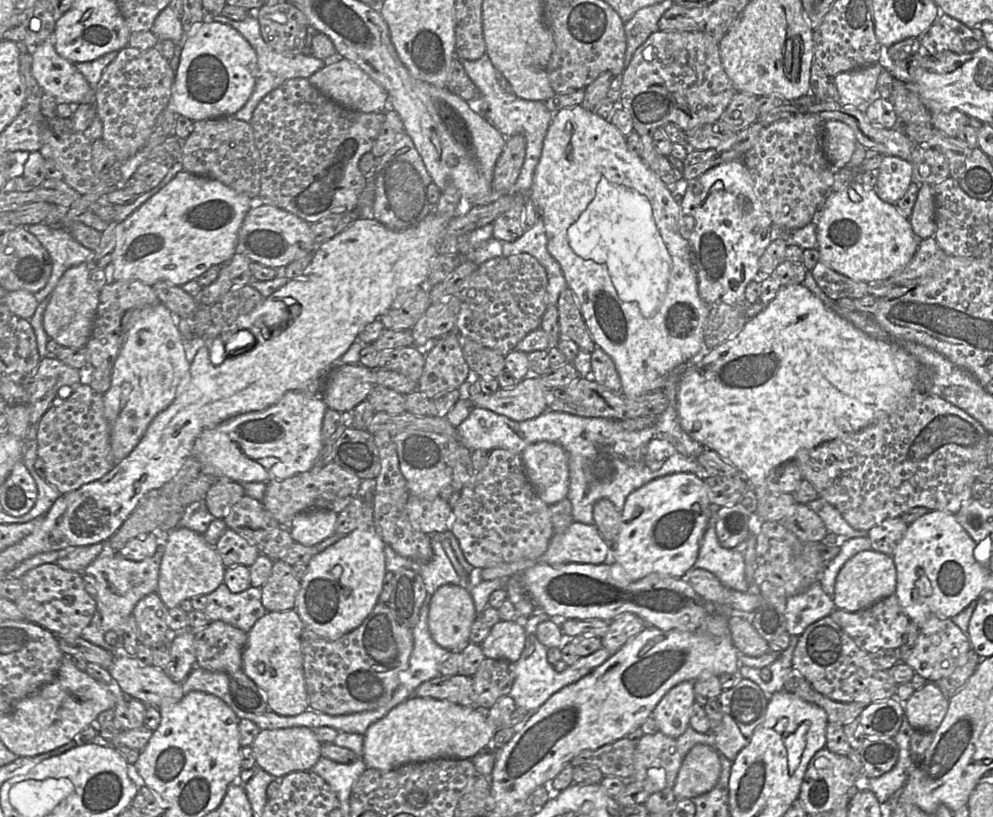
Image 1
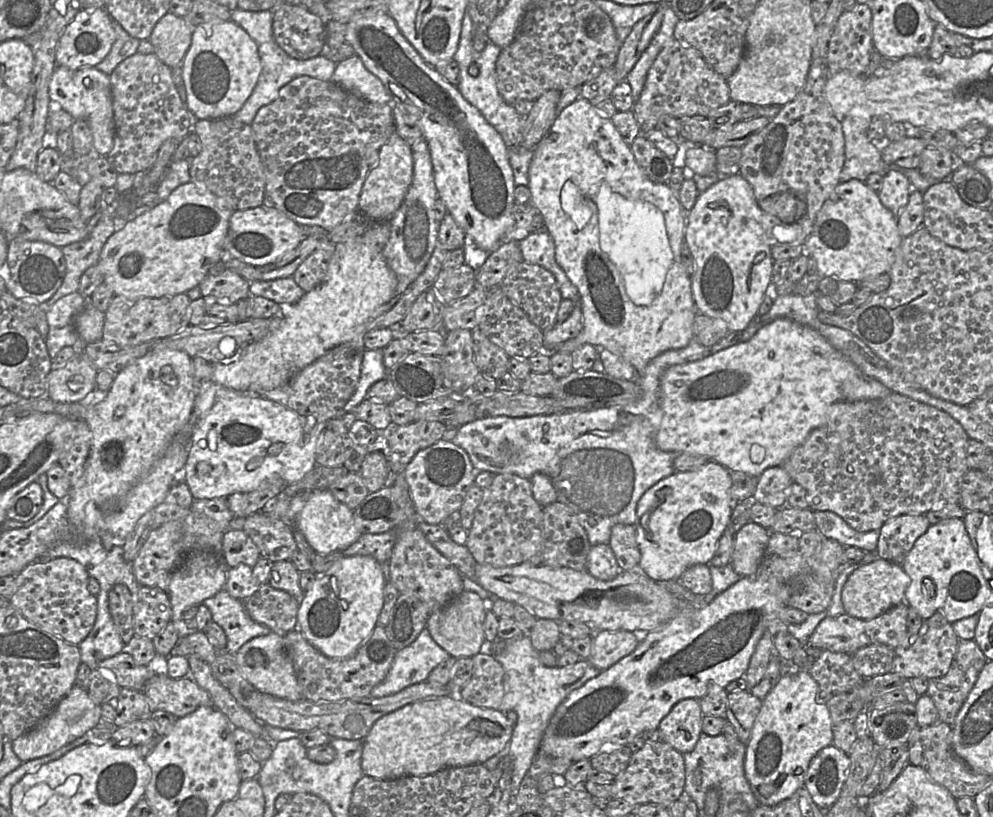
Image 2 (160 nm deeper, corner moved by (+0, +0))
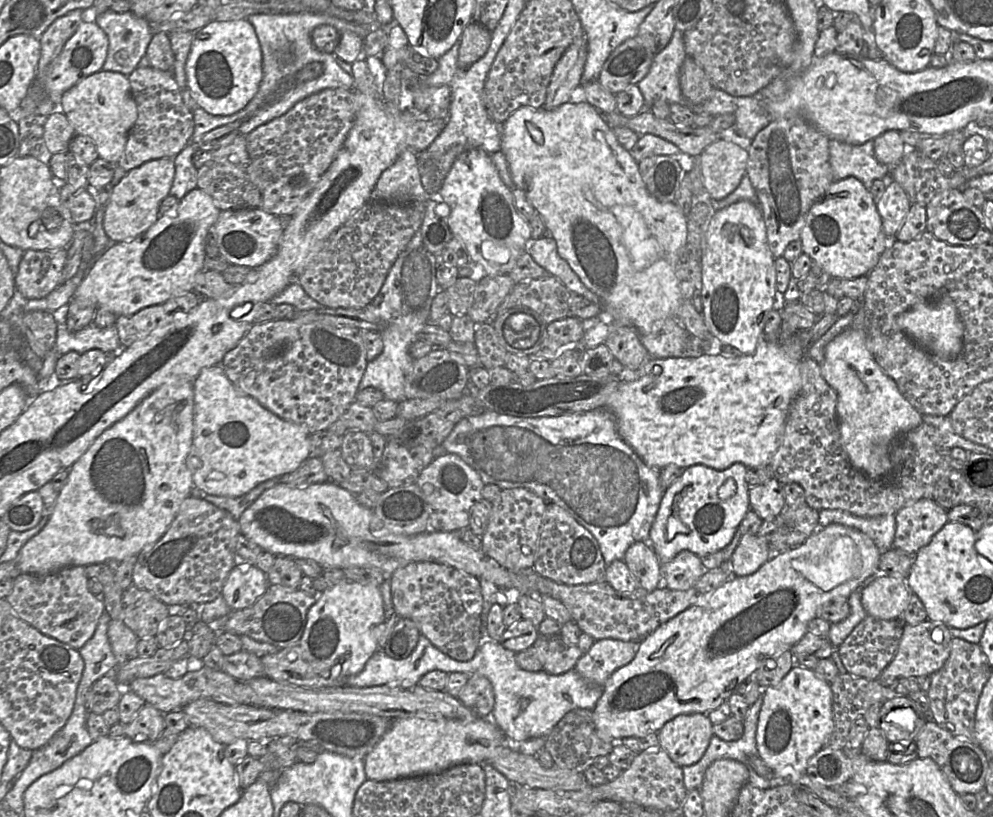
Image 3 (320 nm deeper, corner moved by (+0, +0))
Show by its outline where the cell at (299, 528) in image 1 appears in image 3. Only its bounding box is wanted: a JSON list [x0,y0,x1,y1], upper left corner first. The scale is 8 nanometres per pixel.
[239,482,523,590]

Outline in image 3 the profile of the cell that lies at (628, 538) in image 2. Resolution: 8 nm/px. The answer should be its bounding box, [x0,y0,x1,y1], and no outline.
[623,542,662,592]

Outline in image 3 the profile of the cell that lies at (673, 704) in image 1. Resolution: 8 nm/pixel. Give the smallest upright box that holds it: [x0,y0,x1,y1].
[658,713,714,765]

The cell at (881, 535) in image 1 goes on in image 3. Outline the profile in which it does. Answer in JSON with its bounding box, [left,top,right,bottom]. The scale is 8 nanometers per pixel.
[893,499,949,556]

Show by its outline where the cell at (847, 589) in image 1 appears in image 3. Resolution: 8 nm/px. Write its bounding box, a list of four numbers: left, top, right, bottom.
[861,576,910,620]

